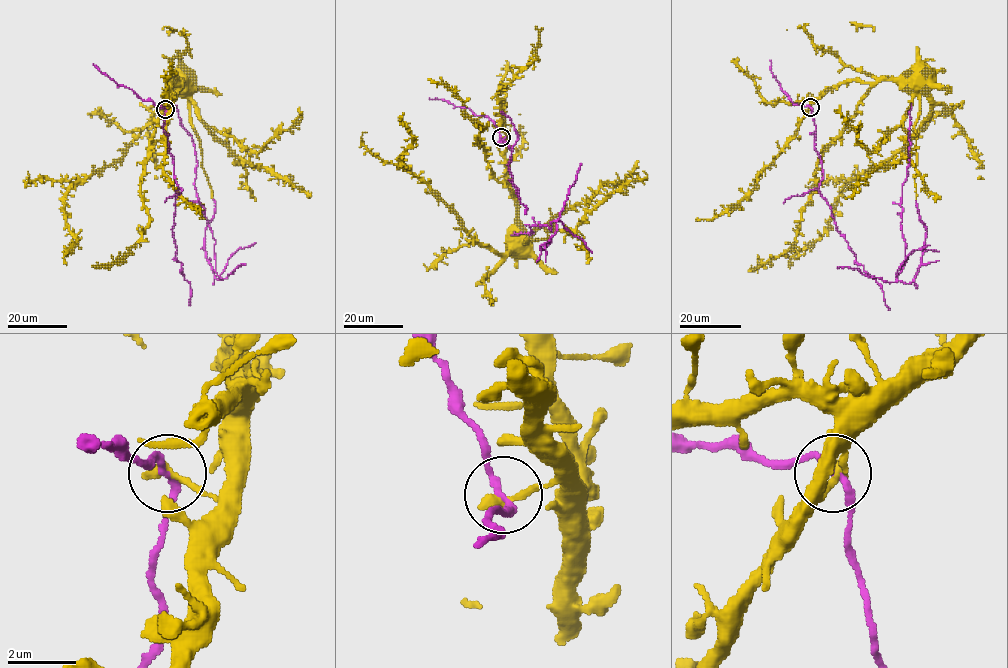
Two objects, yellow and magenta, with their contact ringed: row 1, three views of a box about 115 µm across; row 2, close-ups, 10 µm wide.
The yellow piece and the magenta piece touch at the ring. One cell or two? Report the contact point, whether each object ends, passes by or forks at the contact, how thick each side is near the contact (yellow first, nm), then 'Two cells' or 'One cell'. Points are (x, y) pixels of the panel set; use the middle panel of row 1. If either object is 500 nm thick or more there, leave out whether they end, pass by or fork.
Place: (501, 137). At the ring yellow ends. At the ring magenta passes by. Thickness 340 nm (yellow) against 190 nm. One cell

